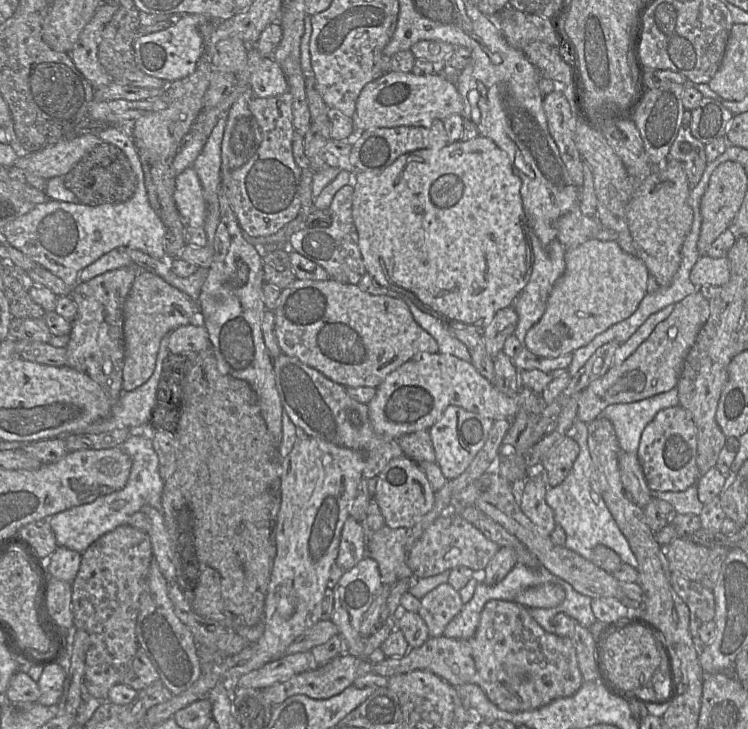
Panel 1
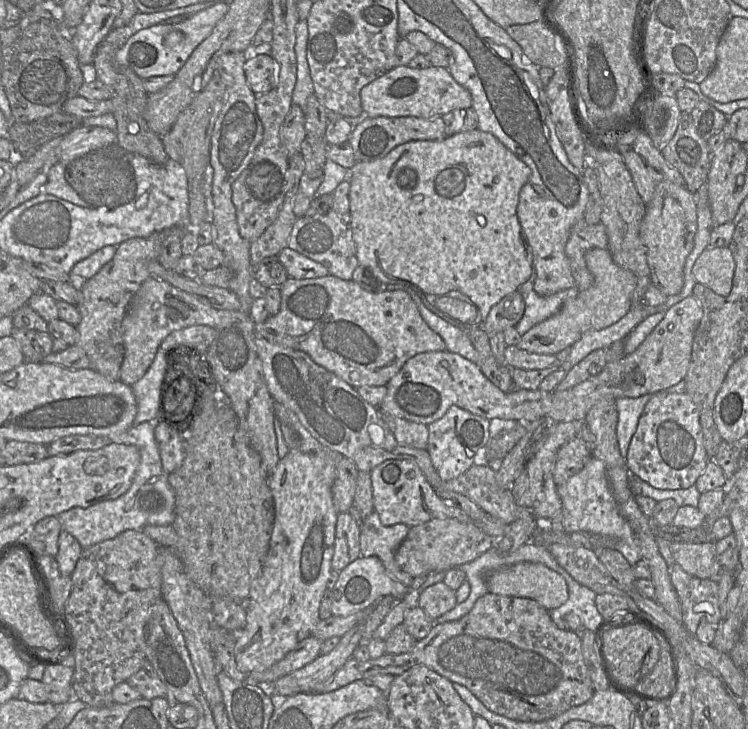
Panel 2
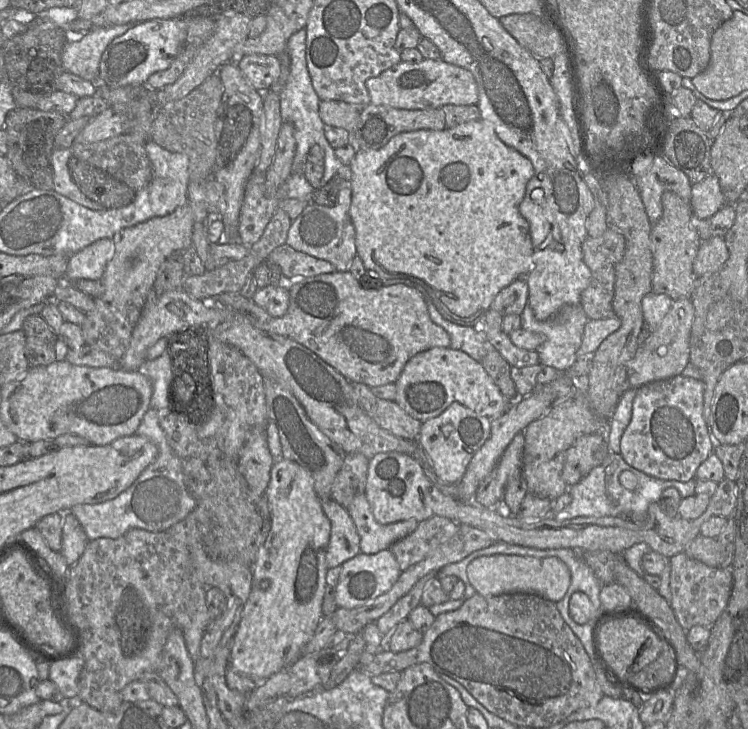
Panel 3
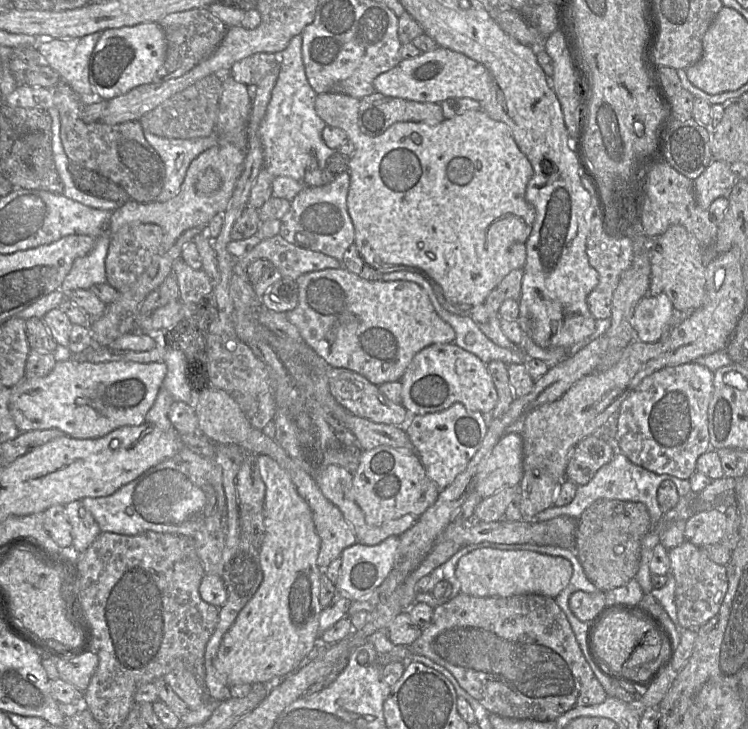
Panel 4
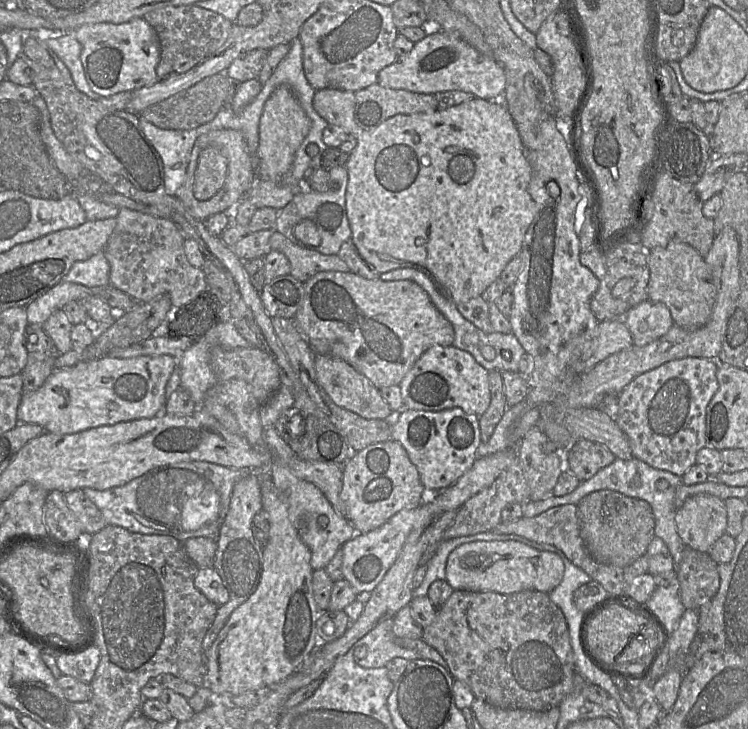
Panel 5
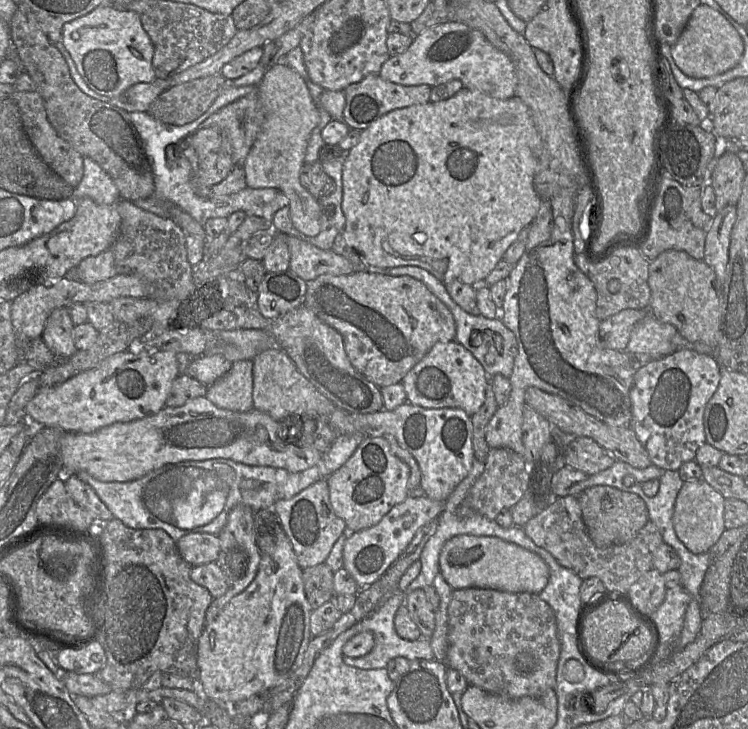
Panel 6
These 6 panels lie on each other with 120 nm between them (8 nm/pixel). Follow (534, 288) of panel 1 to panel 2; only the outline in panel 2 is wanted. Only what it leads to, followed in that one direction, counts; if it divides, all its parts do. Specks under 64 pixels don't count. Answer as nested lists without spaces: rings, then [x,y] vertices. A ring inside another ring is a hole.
[[[533,268],[528,281],[518,288],[525,303],[523,317],[515,326],[521,336],[538,323],[555,315],[567,299],[573,298],[579,293],[577,287],[573,286],[548,296],[540,296],[533,288],[535,279],[536,273]]]

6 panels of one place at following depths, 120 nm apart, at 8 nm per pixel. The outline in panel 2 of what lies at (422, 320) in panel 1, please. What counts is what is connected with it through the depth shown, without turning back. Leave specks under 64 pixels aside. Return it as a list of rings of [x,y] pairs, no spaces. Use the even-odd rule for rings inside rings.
[[[407,290],[418,306],[419,312],[427,325],[444,340],[446,350],[457,353],[476,363],[478,353],[474,348],[467,332],[446,322],[431,312],[422,302],[421,298],[412,290]]]

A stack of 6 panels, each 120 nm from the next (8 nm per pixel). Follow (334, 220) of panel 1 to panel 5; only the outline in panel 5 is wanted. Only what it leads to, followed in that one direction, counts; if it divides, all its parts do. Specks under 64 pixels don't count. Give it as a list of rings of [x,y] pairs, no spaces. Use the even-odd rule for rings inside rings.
[[[336,167],[331,169],[329,174],[331,179],[338,183],[338,189],[326,193],[319,193],[309,190],[302,184],[301,190],[296,192],[293,199],[284,208],[279,210],[274,229],[299,246],[315,249],[325,255],[338,255],[342,244],[351,239],[352,236],[345,207],[348,172],[346,167]],[[304,219],[313,221],[317,226],[321,236],[319,246],[306,246],[296,238],[294,233],[295,226]]]

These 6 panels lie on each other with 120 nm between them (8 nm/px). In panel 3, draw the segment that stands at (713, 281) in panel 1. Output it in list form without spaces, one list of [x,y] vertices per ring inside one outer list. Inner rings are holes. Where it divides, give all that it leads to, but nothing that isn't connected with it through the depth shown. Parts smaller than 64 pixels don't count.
[[[711,236],[700,243],[693,262],[693,272],[697,277],[713,273],[722,268],[729,257],[725,240],[720,236]]]

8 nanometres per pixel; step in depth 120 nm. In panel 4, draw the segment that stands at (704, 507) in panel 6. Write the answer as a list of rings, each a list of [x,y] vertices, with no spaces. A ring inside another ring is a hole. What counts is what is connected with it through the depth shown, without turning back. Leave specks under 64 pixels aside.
[[[708,509],[693,513],[685,521],[685,539],[698,547],[721,543],[726,514],[721,509]]]

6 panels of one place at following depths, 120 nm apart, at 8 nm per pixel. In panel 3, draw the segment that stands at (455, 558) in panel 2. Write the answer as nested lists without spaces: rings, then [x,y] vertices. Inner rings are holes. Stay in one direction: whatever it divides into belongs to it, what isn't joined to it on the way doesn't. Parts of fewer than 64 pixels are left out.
[[[432,516],[418,523],[416,529],[394,542],[389,549],[401,571],[424,559],[439,545],[449,541],[459,531],[460,524],[442,516]]]

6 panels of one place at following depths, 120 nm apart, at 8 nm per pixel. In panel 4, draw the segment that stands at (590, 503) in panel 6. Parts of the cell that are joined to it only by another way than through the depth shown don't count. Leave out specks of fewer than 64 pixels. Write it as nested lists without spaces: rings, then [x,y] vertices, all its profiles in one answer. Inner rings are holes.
[[[600,498],[578,518],[575,551],[589,581],[602,592],[626,585],[640,566],[641,541],[652,530],[645,504],[636,501]]]

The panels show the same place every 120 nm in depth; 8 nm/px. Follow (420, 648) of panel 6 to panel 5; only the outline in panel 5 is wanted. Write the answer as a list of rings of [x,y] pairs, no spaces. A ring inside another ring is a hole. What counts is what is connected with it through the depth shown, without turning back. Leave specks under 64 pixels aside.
[[[388,618],[360,638],[355,647],[366,646],[367,655],[361,660],[355,660],[363,668],[382,668],[394,658],[404,658],[407,661],[420,659],[414,650],[403,648],[396,644],[392,630],[393,618]]]

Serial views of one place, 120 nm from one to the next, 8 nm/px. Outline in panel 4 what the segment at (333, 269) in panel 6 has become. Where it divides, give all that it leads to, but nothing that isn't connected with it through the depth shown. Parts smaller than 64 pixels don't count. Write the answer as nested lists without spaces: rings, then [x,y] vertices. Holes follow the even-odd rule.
[[[281,235],[262,240],[248,254],[236,259],[235,264],[246,271],[246,268],[258,259],[270,261],[279,270],[282,278],[294,281],[309,272],[343,266],[334,257],[295,246]]]

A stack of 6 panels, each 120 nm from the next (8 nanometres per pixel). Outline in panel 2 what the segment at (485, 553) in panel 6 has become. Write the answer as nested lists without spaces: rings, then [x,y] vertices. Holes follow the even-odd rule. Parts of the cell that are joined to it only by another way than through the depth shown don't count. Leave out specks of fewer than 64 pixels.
[[[520,562],[505,569],[492,571],[486,575],[485,582],[489,593],[529,598],[548,611],[560,607],[568,599],[568,588],[565,579],[540,563]]]

